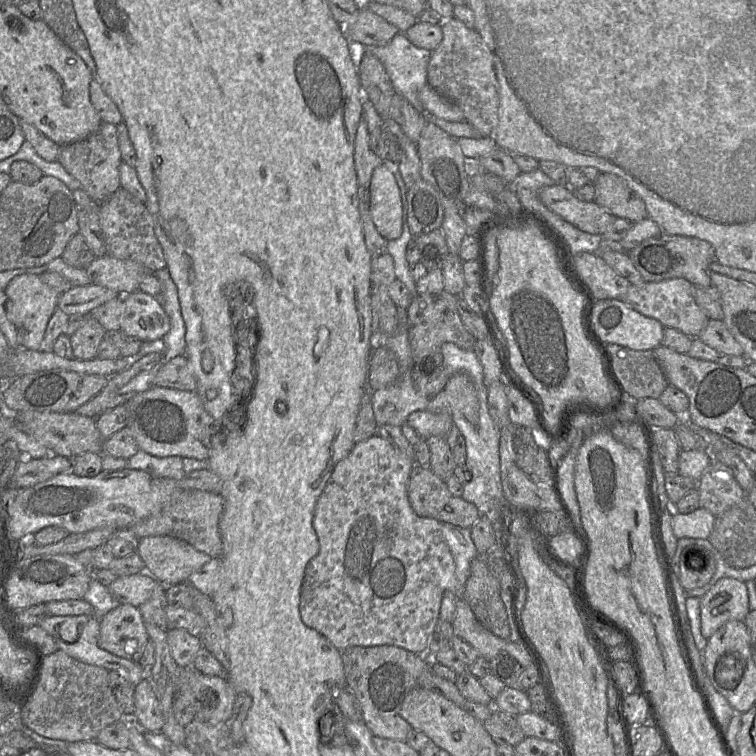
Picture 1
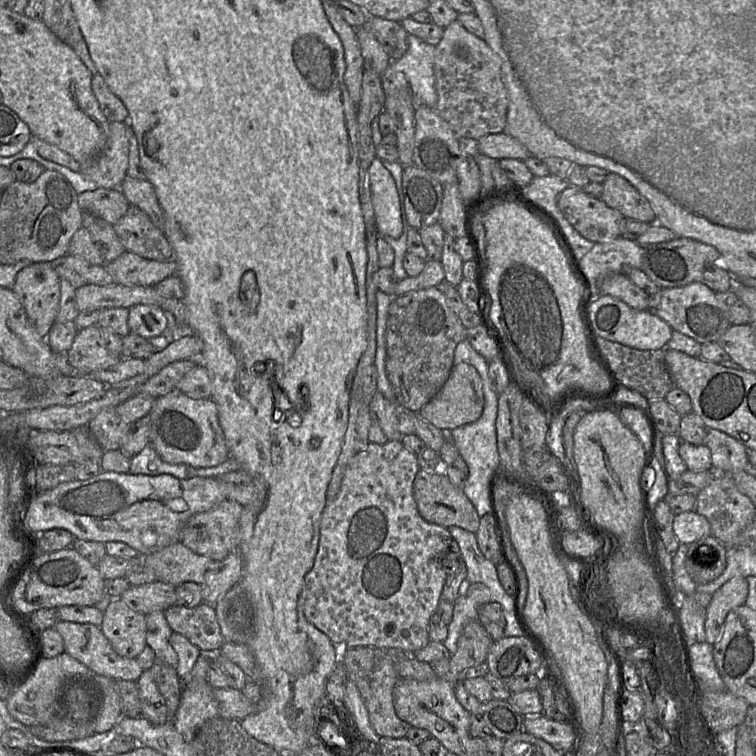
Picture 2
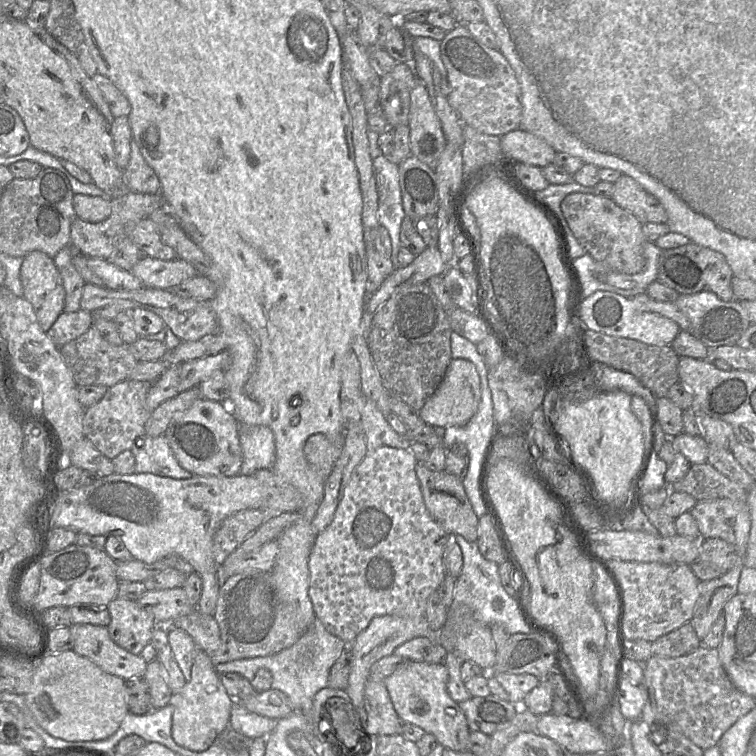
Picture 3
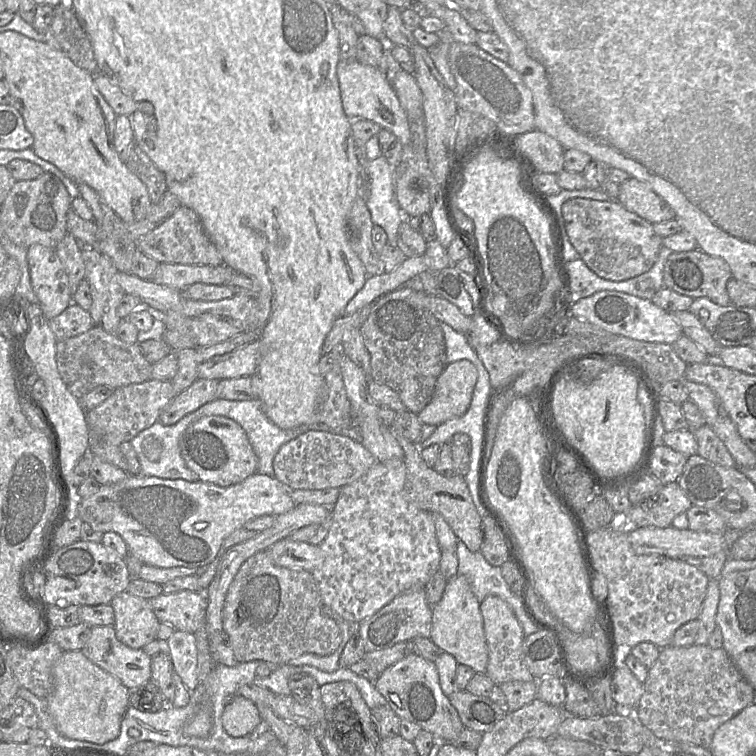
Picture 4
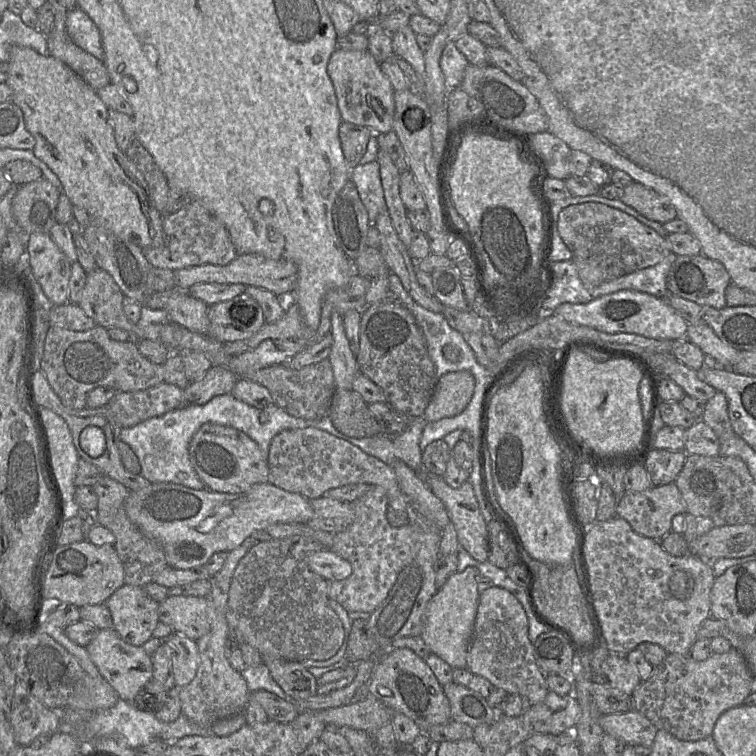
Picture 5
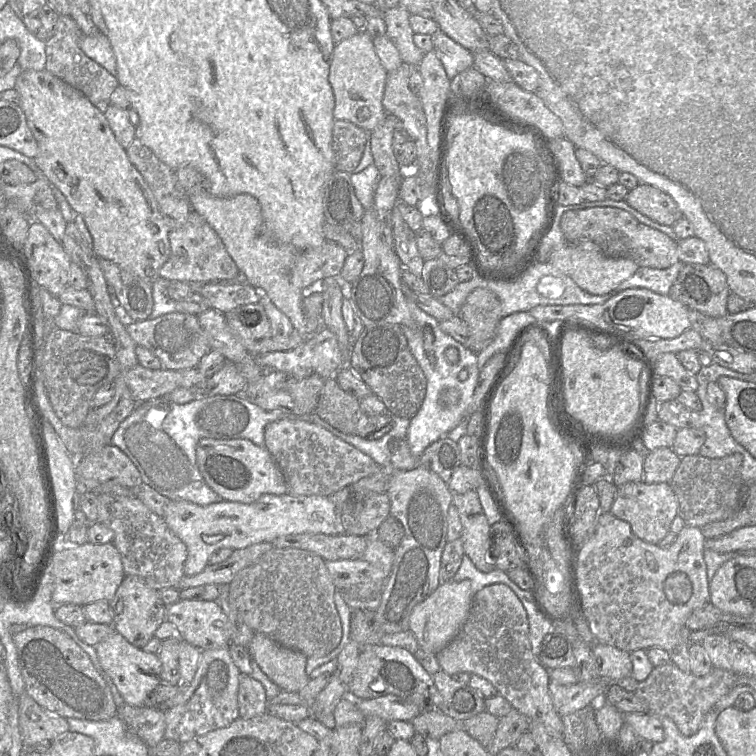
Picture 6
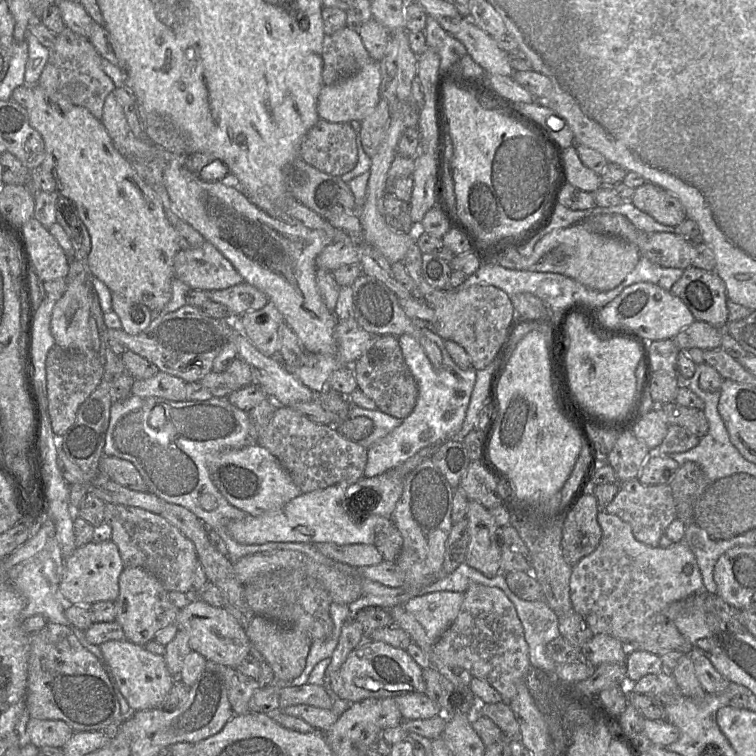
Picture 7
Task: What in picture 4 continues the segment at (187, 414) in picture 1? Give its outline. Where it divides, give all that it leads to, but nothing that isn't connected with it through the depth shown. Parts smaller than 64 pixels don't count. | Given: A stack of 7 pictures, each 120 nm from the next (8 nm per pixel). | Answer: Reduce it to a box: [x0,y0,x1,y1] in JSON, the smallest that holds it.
[179,415,258,487]

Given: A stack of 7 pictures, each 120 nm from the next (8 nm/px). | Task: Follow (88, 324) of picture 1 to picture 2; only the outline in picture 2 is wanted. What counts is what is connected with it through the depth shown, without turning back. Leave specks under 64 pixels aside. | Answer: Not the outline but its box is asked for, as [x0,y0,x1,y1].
[65,325,123,374]

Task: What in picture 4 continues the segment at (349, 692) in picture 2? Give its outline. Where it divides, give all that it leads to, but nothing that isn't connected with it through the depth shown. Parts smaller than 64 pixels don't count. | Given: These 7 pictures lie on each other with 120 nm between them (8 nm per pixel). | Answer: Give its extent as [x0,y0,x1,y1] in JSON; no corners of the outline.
[358,588,432,653]

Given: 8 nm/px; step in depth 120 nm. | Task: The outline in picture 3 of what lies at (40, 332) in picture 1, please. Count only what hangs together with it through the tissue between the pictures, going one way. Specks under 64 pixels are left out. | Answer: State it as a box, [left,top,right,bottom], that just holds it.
[20,251,65,332]

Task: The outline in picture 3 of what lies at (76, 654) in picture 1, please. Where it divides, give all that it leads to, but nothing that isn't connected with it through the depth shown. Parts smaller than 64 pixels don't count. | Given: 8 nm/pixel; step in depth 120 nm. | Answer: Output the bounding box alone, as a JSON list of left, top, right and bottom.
[70,624,148,679]

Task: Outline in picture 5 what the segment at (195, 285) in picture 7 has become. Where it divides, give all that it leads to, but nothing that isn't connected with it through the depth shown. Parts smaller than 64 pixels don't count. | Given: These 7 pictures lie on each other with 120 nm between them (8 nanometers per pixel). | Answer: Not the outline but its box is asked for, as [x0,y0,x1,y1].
[143,200,238,271]

